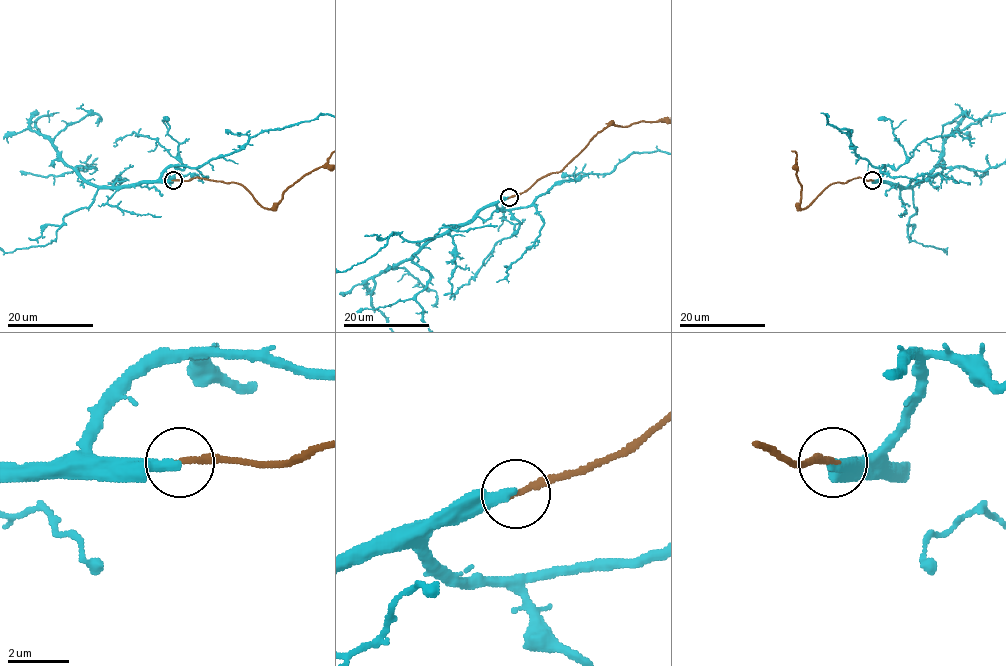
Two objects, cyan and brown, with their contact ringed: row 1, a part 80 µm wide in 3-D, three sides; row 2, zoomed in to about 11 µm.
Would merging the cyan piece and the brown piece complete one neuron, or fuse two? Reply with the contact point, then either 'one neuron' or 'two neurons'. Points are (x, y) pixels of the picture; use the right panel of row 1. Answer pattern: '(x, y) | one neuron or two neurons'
(872, 180) | two neurons

